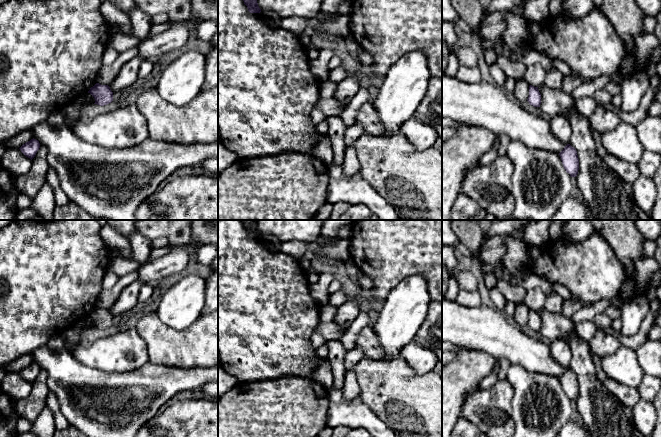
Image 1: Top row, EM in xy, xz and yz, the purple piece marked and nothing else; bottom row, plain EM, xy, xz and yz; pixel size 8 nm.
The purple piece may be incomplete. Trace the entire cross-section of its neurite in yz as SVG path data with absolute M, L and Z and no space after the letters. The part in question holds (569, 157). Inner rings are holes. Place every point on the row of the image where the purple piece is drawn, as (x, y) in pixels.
M567 144L559 155L566 172L571 177L576 177L579 170L579 159L576 149L570 144Z

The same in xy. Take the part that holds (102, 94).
M96 83L93 87L90 88L88 93L94 97L94 104L100 106L107 105L113 101L113 92L108 85Z

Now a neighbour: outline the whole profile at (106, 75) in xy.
M133 47L131 49L128 49L124 53L120 53L118 58L111 65L108 66L102 65L96 76L96 83L108 86L111 85L111 83L117 77L122 66L131 59L137 57L137 55L138 55L138 48Z

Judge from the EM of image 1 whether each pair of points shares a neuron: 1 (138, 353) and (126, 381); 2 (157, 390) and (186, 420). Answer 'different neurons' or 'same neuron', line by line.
1: different neurons
2: different neurons

